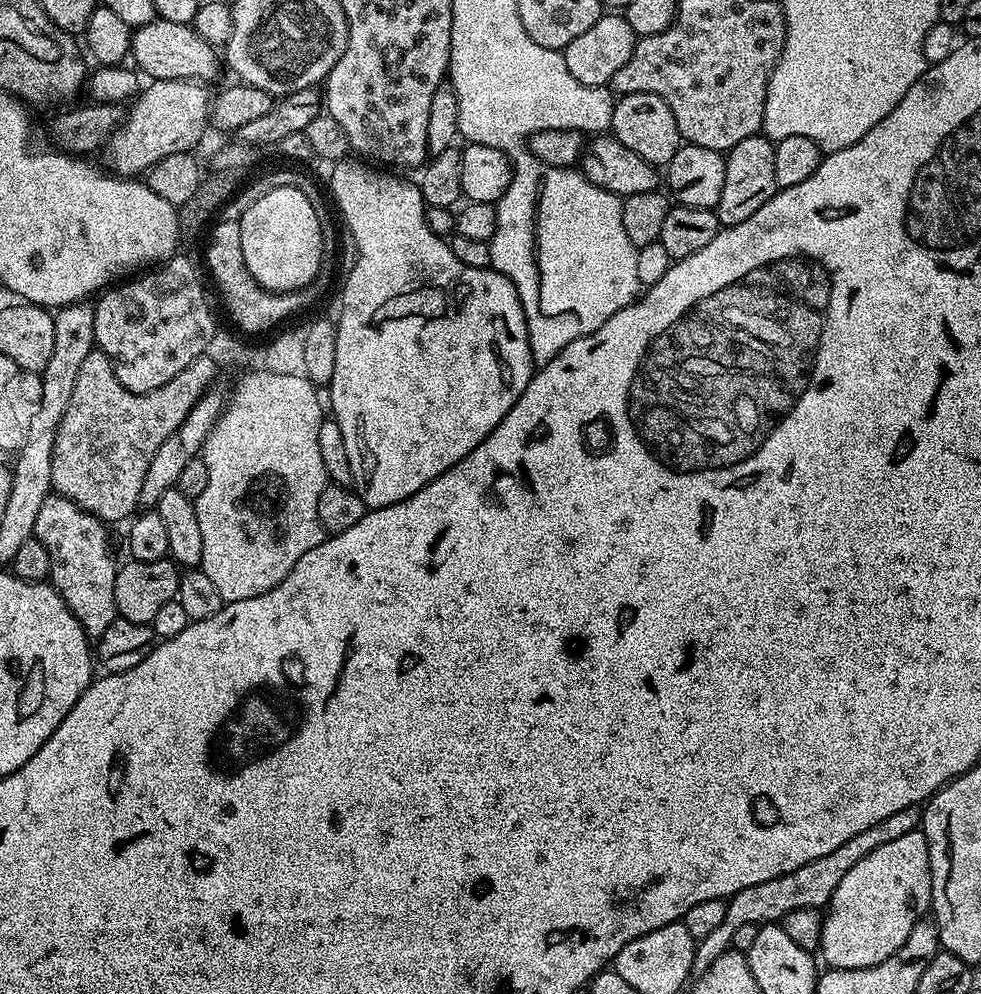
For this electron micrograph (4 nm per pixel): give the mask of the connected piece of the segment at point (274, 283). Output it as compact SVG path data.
M284 184L262 194L239 218L240 249L242 258L246 258L246 270L271 292L297 292L320 272L324 257L322 230L313 197L306 193L304 188Z

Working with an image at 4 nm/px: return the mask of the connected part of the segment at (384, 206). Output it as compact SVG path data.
M345 158L345 159L342 159L342 160L338 160L338 161L335 161L335 163L333 163L333 164L332 164L332 165L331 165L331 168L332 168L332 196L333 196L333 197L332 197L332 196L331 196L331 199L332 199L332 200L333 200L333 201L334 201L334 204L335 204L335 200L334 200L334 199L336 199L336 204L337 204L337 206L338 206L338 207L340 207L340 212L341 212L341 214L342 214L342 215L344 215L344 224L345 224L345 226L346 226L346 227L348 227L348 232L349 232L349 234L350 234L350 235L352 235L352 240L353 240L353 242L354 242L354 243L356 243L356 261L354 261L354 262L353 262L353 264L352 264L352 269L350 269L350 270L349 270L349 272L348 272L348 277L346 277L346 278L345 278L345 280L344 280L344 293L342 293L342 294L341 294L341 296L340 296L340 300L341 300L341 304L340 304L340 320L339 320L339 319L337 319L337 320L336 320L336 321L335 321L335 325L336 325L336 353L335 353L335 354L334 354L334 374L333 374L333 375L332 375L332 383L331 383L331 385L330 385L330 391L332 391L332 412L331 412L331 408L330 408L330 416L331 416L331 419L333 419L333 420L336 420L336 421L337 421L337 422L338 422L338 426L339 426L339 428L340 428L340 429L342 429L342 438L343 438L343 439L344 439L344 440L345 440L345 441L346 441L346 454L347 454L347 455L348 455L348 456L349 456L349 457L350 457L350 470L351 470L351 471L352 471L352 483L353 483L353 485L354 485L354 491L356 491L356 493L358 493L358 494L359 494L359 496L360 496L360 497L361 497L361 498L362 498L362 502L363 502L363 503L364 503L364 506L365 506L365 509L368 509L368 510L371 510L371 509L373 509L373 508L385 508L385 507L386 507L386 506L394 506L394 505L395 505L395 504L397 504L397 503L398 503L398 502L402 502L402 501L403 501L403 500L405 500L405 499L406 499L406 498L410 498L410 494L418 494L418 490L422 490L422 486L426 486L426 485L427 485L427 484L429 484L429 483L430 483L430 482L434 482L434 478L438 478L438 477L439 477L439 476L440 476L440 475L441 475L441 474L443 474L443 472L445 472L445 471L446 471L446 470L450 470L450 466L454 466L454 465L455 465L455 464L457 464L457 463L458 463L458 462L462 462L462 458L466 458L466 454L470 454L470 450L474 450L474 446L478 446L478 445L479 445L479 444L481 444L481 443L482 443L482 441L484 441L484 439L486 439L486 437L488 437L488 435L490 435L490 434L491 434L491 433L492 433L492 431L493 431L493 430L494 430L494 426L498 426L498 422L502 422L502 418L506 418L506 414L507 414L507 413L508 413L508 411L509 411L509 410L510 410L510 406L514 406L514 402L518 402L518 398L519 398L519 397L520 397L520 395L521 395L521 394L522 394L522 390L526 390L526 386L527 386L527 385L528 385L528 383L529 383L529 382L530 382L530 378L531 378L531 377L532 377L532 373L533 373L533 371L534 371L534 361L533 361L533 358L532 358L532 351L531 351L531 350L530 350L530 338L529 338L529 337L528 337L528 327L527 327L527 326L526 326L526 314L525 314L525 313L524 313L524 311L523 311L523 310L522 310L522 302L521 302L521 301L520 301L520 299L519 299L519 298L518 298L518 290L514 290L514 286L513 286L513 285L512 285L512 283L511 283L511 282L510 282L510 278L506 278L506 277L505 277L505 276L503 276L503 274L502 274L502 273L501 273L501 272L498 272L498 271L496 271L496 269L495 269L495 268L493 268L493 267L491 267L491 266L489 266L489 267L487 267L487 268L475 268L475 267L474 267L474 266L466 266L466 265L465 265L465 264L464 264L464 263L463 263L463 262L458 262L458 258L454 258L454 250L453 250L453 249L452 249L452 245L451 245L451 243L449 243L449 241L448 241L448 240L447 240L447 239L445 239L445 237L442 237L442 236L435 236L435 235L434 235L434 233L433 233L433 232L432 232L432 231L431 231L431 230L430 230L430 226L429 226L429 225L428 225L428 223L427 223L427 222L426 222L426 214L425 214L425 213L424 213L424 210L425 210L425 207L426 207L426 205L425 205L425 203L424 203L424 199L423 199L423 198L422 198L422 194L421 194L421 193L420 193L420 186L419 186L419 183L416 183L416 182L413 182L413 181L412 181L412 184L411 184L411 182L410 182L410 181L408 181L408 180L399 180L399 178L398 178L398 177L396 177L396 176L391 176L391 174L392 174L392 175L396 175L396 174L393 174L393 173L392 173L392 172L391 172L391 171L388 171L388 170L377 170L377 169L376 169L376 168L375 168L375 167L372 167L372 166L369 166L369 165L368 165L368 164L367 164L367 163L364 163L364 162L361 162L361 161L360 161L360 160L359 160L359 159L356 159L356 160L357 160L357 161L356 161L356 160L352 160L352 159L356 159L356 158Z

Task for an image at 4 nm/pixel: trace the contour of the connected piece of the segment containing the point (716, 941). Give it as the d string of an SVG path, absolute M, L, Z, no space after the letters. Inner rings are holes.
M919 807L898 810L898 814L890 814L890 818L882 818L875 826L862 830L862 834L854 834L822 858L814 858L814 862L806 862L806 866L798 866L798 870L790 870L790 874L782 874L778 878L770 878L770 882L758 882L758 886L746 886L746 890L738 890L738 894L727 897L726 918L706 938L696 941L696 953L692 963L693 973L699 974L710 970L710 965L719 958L723 952L732 948L734 933L742 926L751 924L763 926L775 924L783 920L790 910L802 910L803 908L823 909L838 890L838 882L856 865L866 858L866 854L878 850L878 846L886 846L886 842L895 842L902 838L902 834L910 834L917 831L922 824L922 812Z

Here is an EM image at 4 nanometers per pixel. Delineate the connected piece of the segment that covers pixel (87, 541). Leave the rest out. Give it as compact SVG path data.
M59 494L46 497L34 521L34 539L42 542L50 554L48 580L92 642L99 641L100 636L106 634L110 622L118 619L114 602L118 560L112 557L112 544L104 528L107 528L105 521Z

